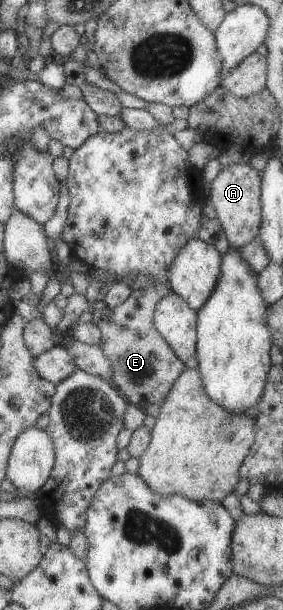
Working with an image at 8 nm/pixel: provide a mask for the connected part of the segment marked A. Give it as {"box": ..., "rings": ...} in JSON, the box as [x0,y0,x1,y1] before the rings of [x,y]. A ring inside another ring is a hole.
{"box":[207,161,260,248],"rings":[[[247,161],[222,167],[210,183],[207,198],[211,200],[222,231],[231,247],[241,248],[258,235],[260,213],[260,174]]]}

